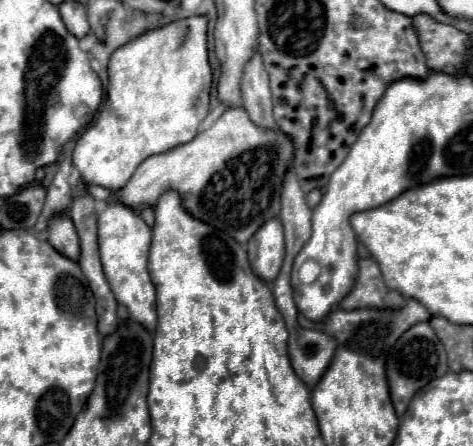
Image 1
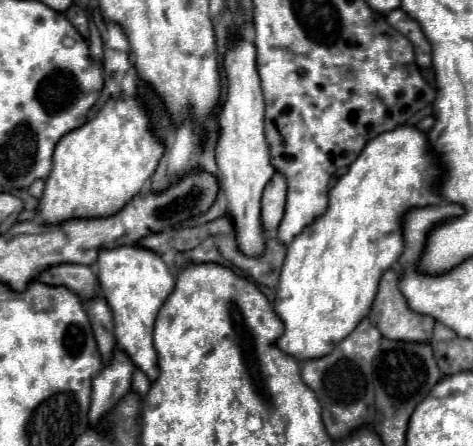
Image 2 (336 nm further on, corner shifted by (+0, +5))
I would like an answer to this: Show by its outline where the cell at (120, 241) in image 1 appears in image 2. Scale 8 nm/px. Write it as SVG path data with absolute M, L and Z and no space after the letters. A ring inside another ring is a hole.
M118 245L114 249L100 249L98 283L112 309L118 347L122 351L128 351L132 363L142 369L150 381L154 381L158 377L158 357L152 345L152 331L158 309L174 289L172 273L158 253L142 249L138 245Z

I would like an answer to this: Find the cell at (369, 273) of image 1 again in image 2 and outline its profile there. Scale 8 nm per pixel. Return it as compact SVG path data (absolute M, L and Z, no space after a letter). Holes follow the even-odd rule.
M388 269L382 275L368 321L378 327L386 339L430 341L434 327L432 317L408 309L406 299L398 289L398 273L394 269Z

